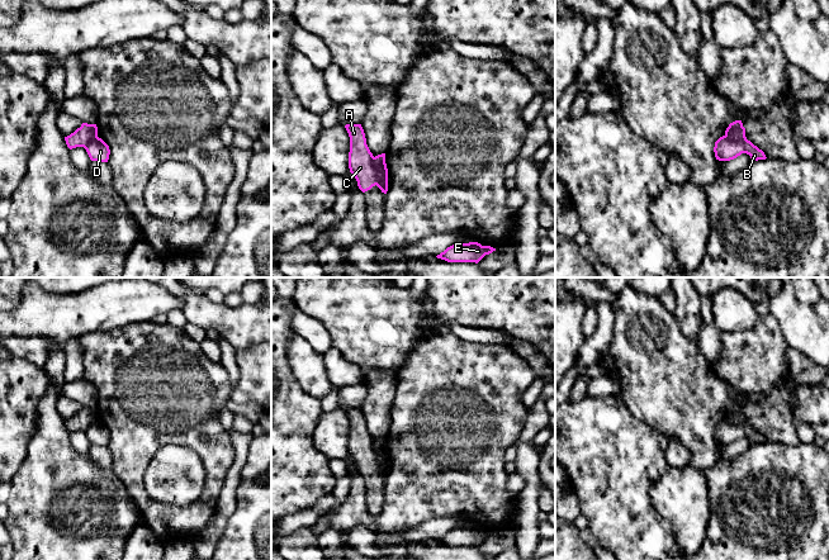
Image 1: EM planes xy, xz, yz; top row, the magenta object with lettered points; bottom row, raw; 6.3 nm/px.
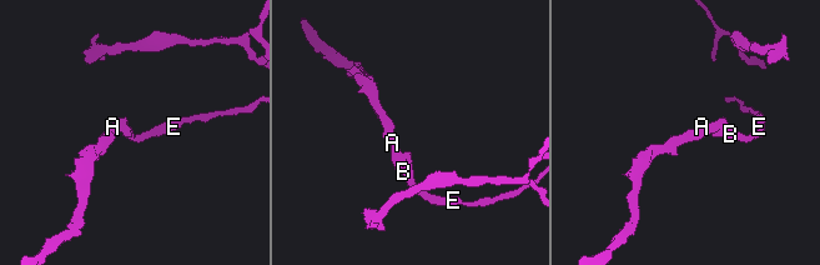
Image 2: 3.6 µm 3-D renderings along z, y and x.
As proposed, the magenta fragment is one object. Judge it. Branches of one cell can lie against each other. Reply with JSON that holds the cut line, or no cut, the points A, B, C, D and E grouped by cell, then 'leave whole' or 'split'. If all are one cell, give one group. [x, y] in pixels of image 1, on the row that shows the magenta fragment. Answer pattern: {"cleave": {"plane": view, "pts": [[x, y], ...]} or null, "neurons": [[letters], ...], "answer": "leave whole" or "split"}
{"cleave": {"plane": "xz", "pts": [[373, 157], [373, 165], [378, 175], [377, 184]]}, "neurons": [["A", "C"], ["B", "D", "E"]], "answer": "split"}

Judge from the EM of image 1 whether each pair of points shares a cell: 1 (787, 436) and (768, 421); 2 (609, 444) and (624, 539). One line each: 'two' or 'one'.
1: one
2: one

